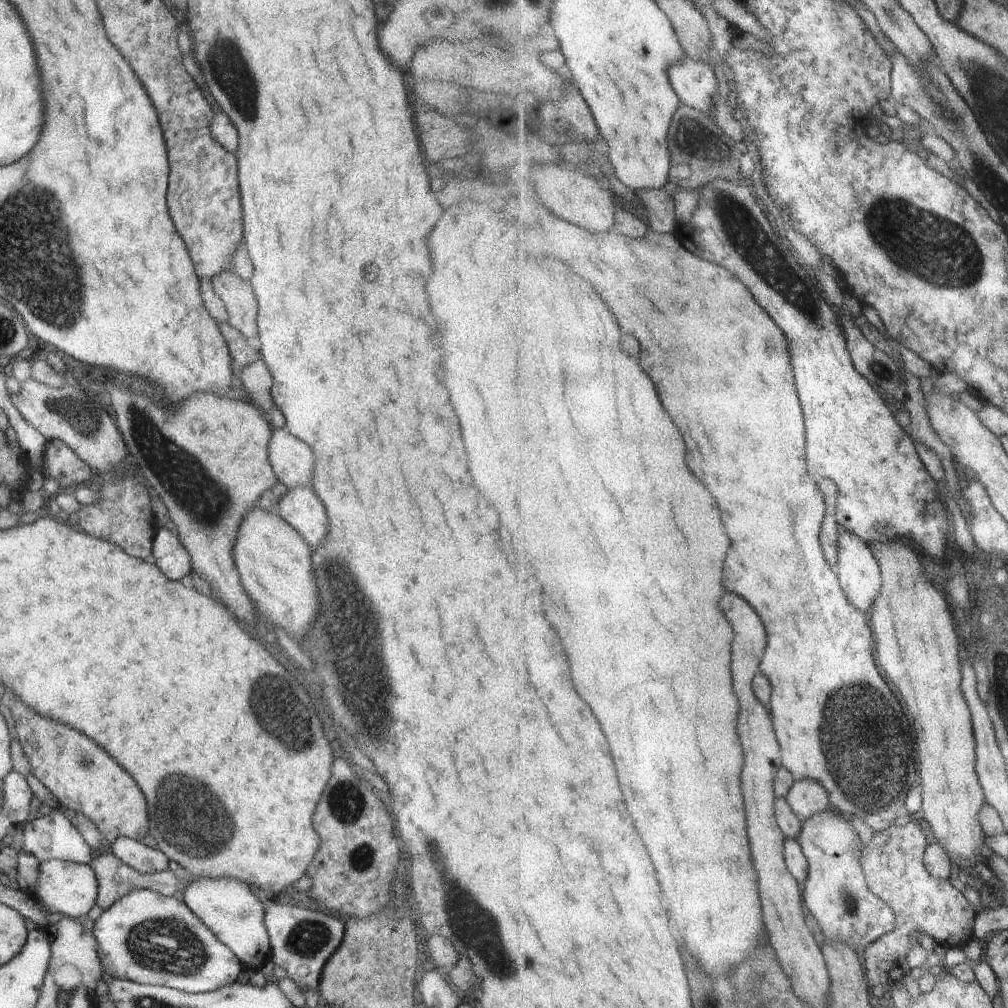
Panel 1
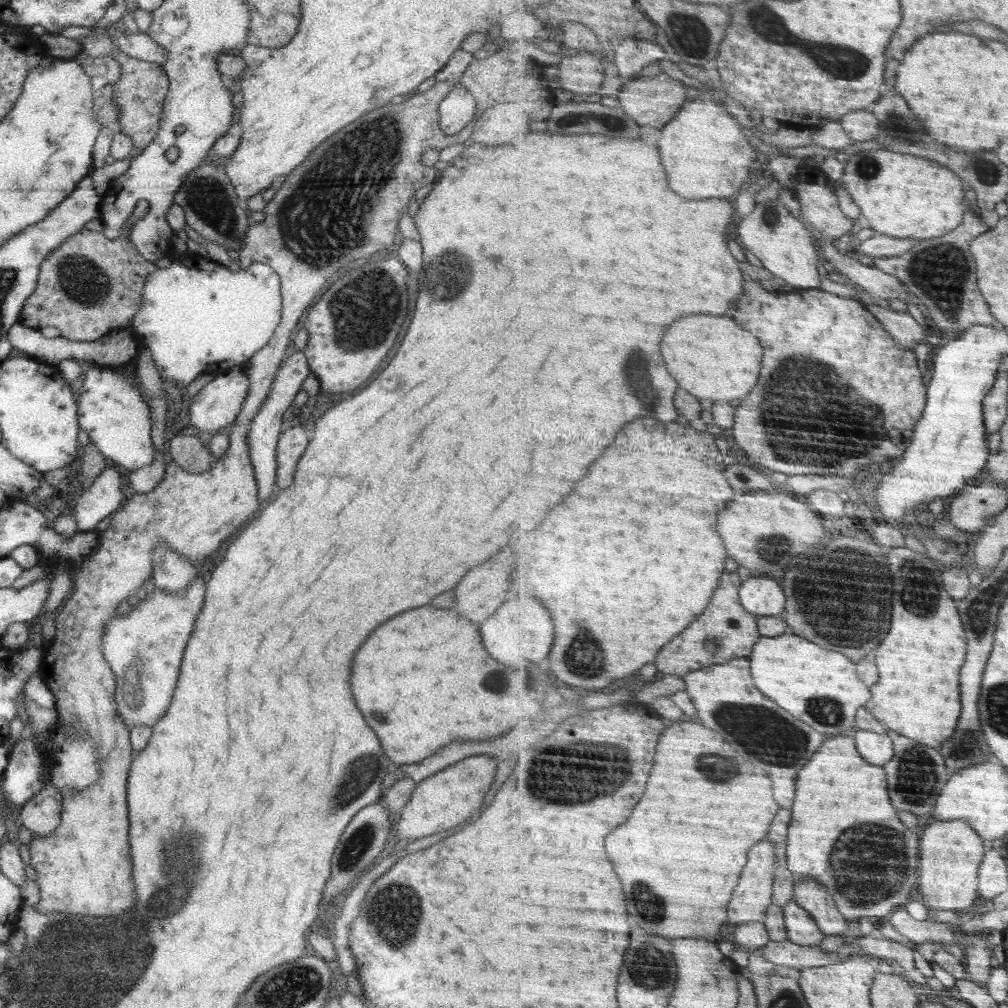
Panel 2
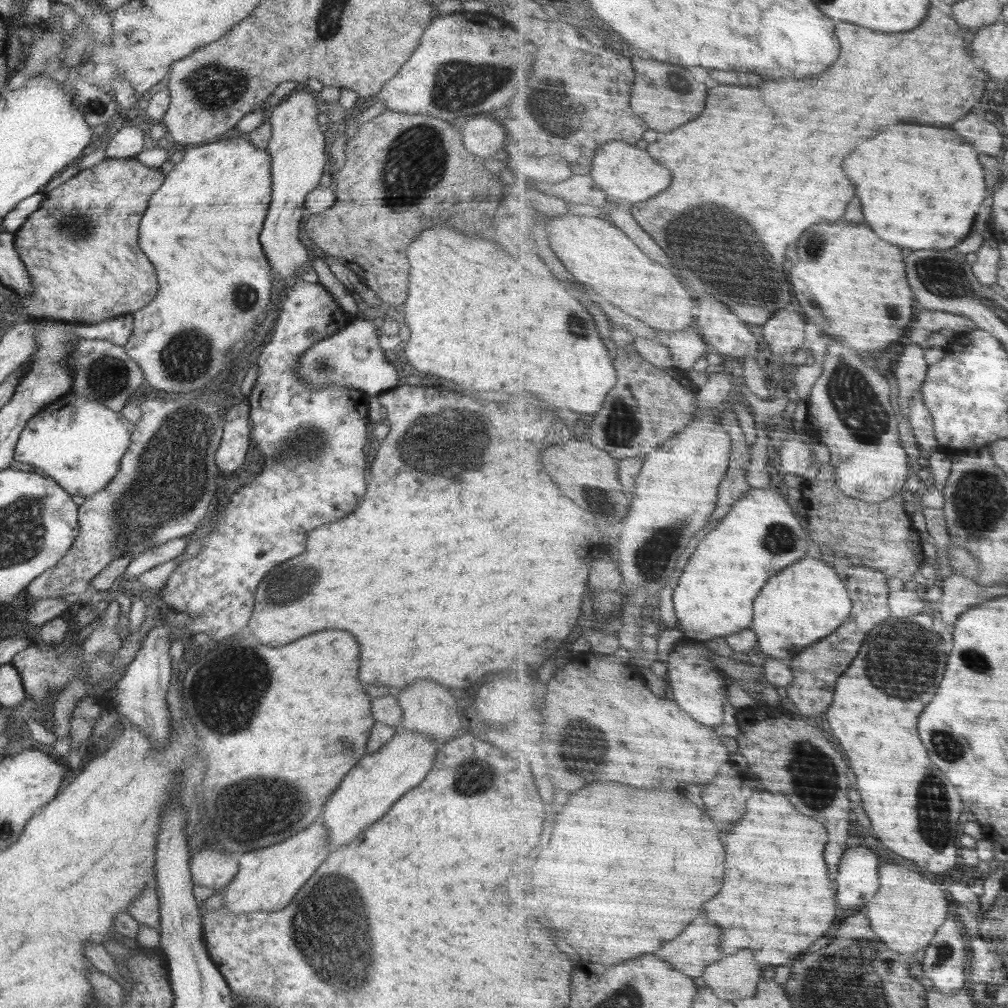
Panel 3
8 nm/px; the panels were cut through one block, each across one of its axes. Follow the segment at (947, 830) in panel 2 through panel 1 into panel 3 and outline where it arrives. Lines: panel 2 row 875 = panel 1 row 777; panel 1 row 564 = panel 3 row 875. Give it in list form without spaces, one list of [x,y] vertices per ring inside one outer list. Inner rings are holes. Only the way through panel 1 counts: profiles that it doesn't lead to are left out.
[[[890,863],[888,866],[884,866],[880,878],[882,890],[868,904],[868,914],[874,922],[874,928],[878,930],[880,938],[892,950],[902,954],[925,951],[933,944],[938,930],[950,918],[948,912],[950,912],[951,900],[948,900],[947,892],[942,890],[942,884],[928,880],[926,876],[906,868],[905,865]]]

